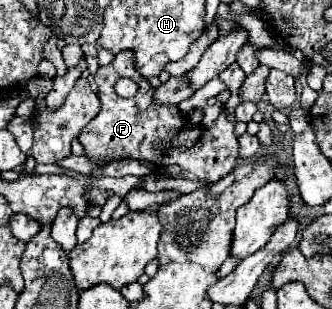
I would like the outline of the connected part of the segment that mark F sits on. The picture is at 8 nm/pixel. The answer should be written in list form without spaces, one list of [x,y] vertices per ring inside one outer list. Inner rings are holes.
[[[120,52],[108,66],[98,68],[94,76],[98,84],[98,96],[102,102],[100,114],[84,128],[80,134],[80,144],[86,144],[86,156],[96,160],[104,158],[138,158],[148,160],[158,166],[180,164],[186,172],[184,178],[188,180],[206,180],[218,182],[222,176],[230,174],[238,164],[238,140],[234,136],[234,116],[224,116],[214,122],[212,130],[196,126],[190,118],[182,116],[176,106],[154,106],[152,92],[154,88],[148,84],[144,76],[138,76],[134,70],[132,52]],[[120,76],[132,76],[132,80],[140,86],[138,94],[130,100],[120,98],[114,92],[114,84]]]

